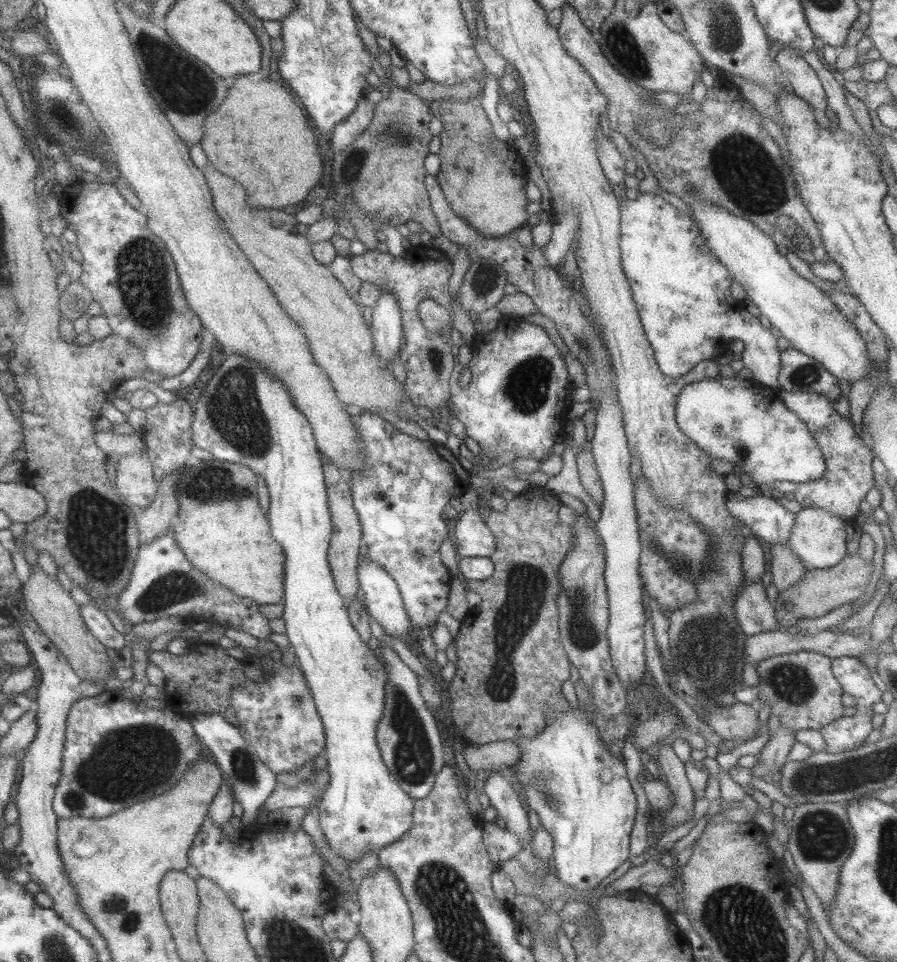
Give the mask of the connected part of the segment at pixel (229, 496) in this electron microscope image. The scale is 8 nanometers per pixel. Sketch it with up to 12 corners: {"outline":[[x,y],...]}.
{"outline":[[179,469],[170,528],[189,564],[259,605],[283,594],[283,549],[256,478]]}

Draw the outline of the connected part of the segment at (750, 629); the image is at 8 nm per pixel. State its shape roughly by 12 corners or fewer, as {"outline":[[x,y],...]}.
{"outline":[[760,580],[733,602],[745,635],[781,630]]}

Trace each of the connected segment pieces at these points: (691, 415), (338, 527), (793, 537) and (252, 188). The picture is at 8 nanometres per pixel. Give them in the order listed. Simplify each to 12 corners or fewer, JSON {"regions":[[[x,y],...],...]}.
{"regions":[[[739,375],[682,386],[679,431],[755,486],[825,460],[778,391]],[[324,461],[332,524],[327,548],[336,591],[358,587],[362,528],[345,471]],[[801,507],[787,546],[806,568],[847,555],[845,524]],[[239,76],[203,122],[251,208],[301,202],[323,172],[283,84]]]}

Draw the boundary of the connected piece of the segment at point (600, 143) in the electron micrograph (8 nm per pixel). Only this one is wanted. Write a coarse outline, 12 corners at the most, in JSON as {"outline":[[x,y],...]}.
{"outline":[[595,136],[599,164],[608,183],[624,186],[625,166],[611,138]]}

